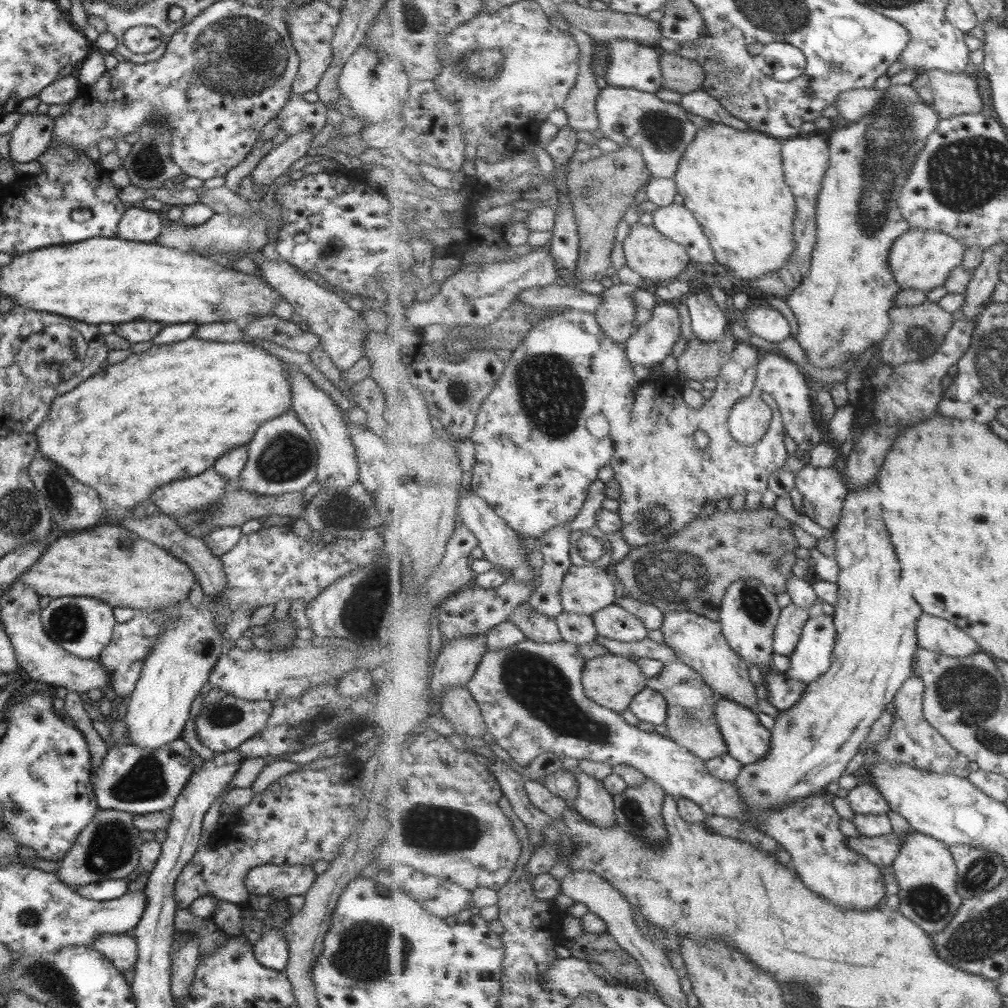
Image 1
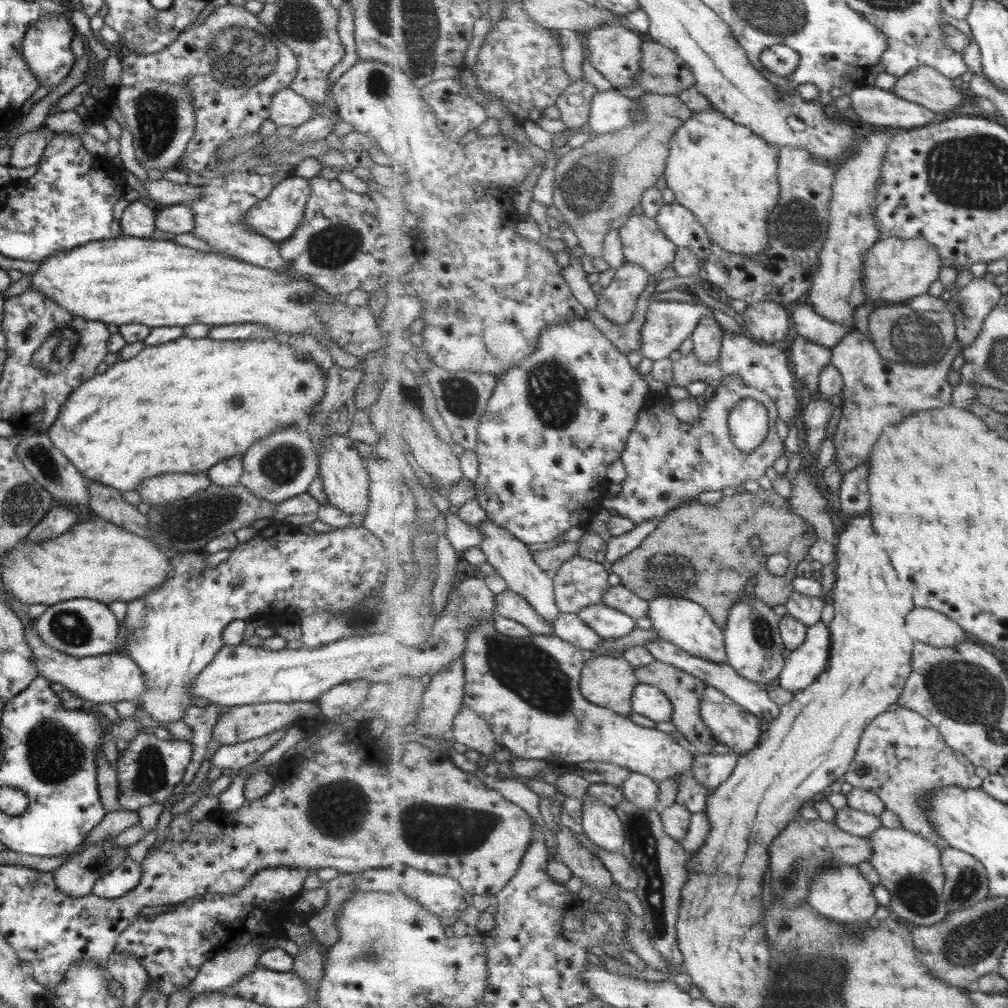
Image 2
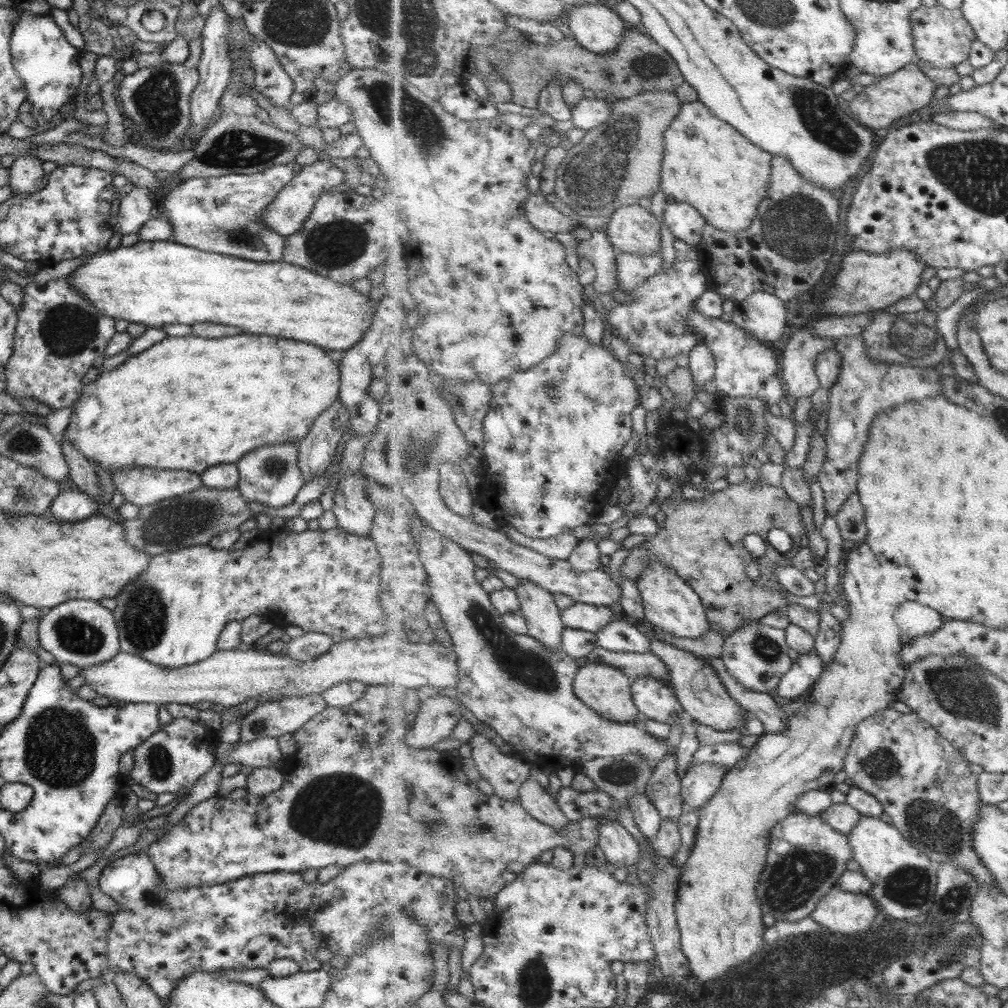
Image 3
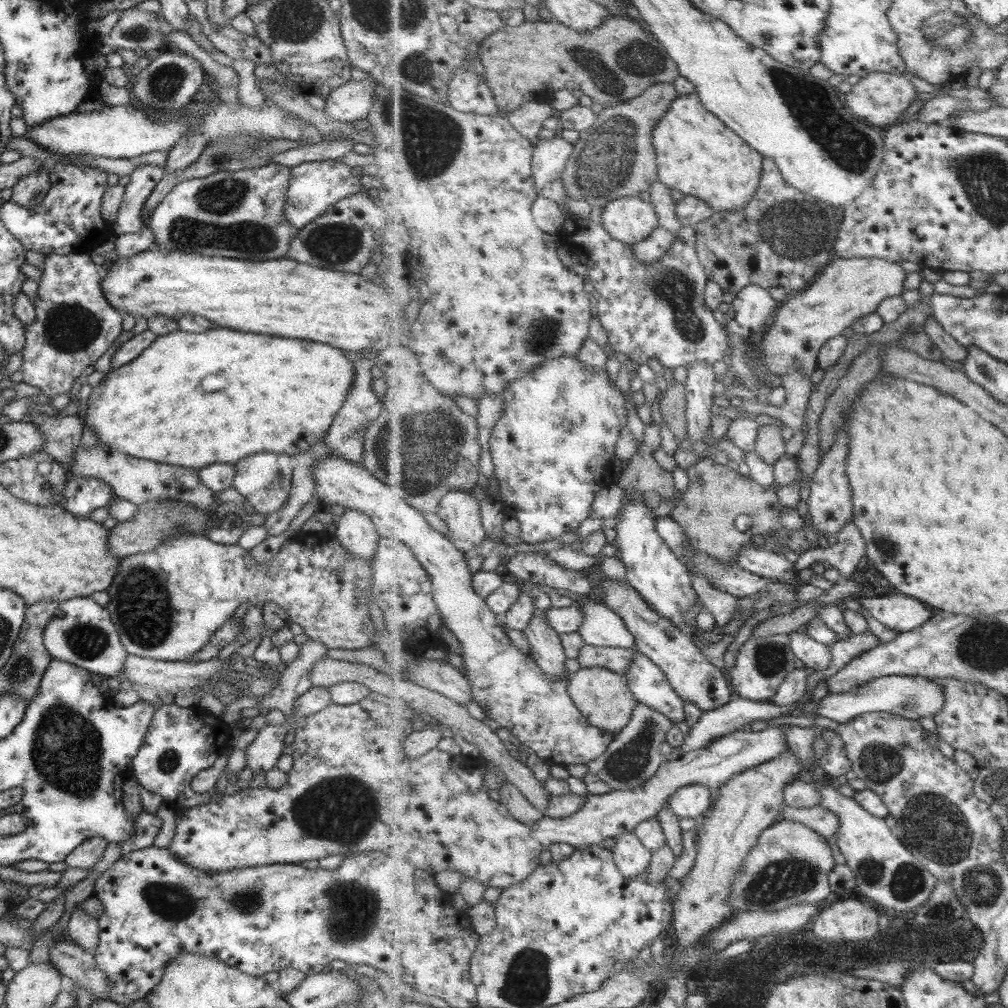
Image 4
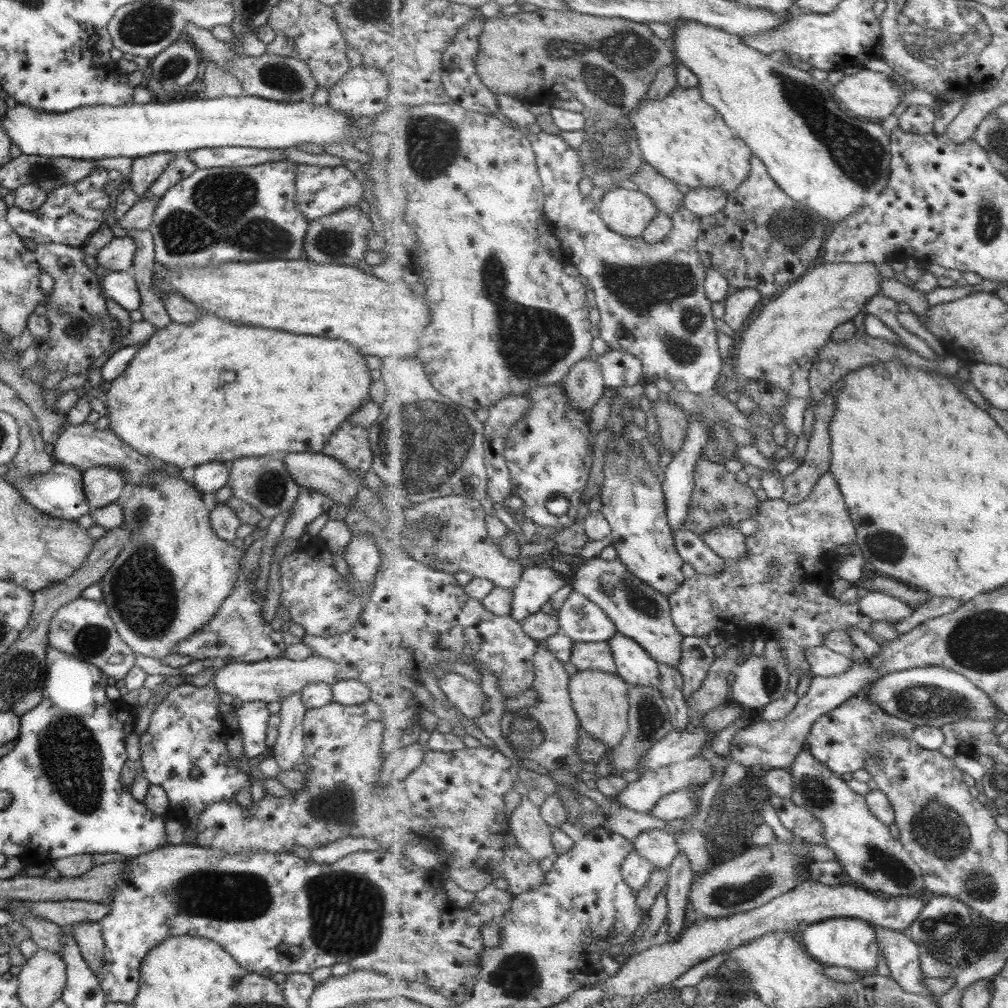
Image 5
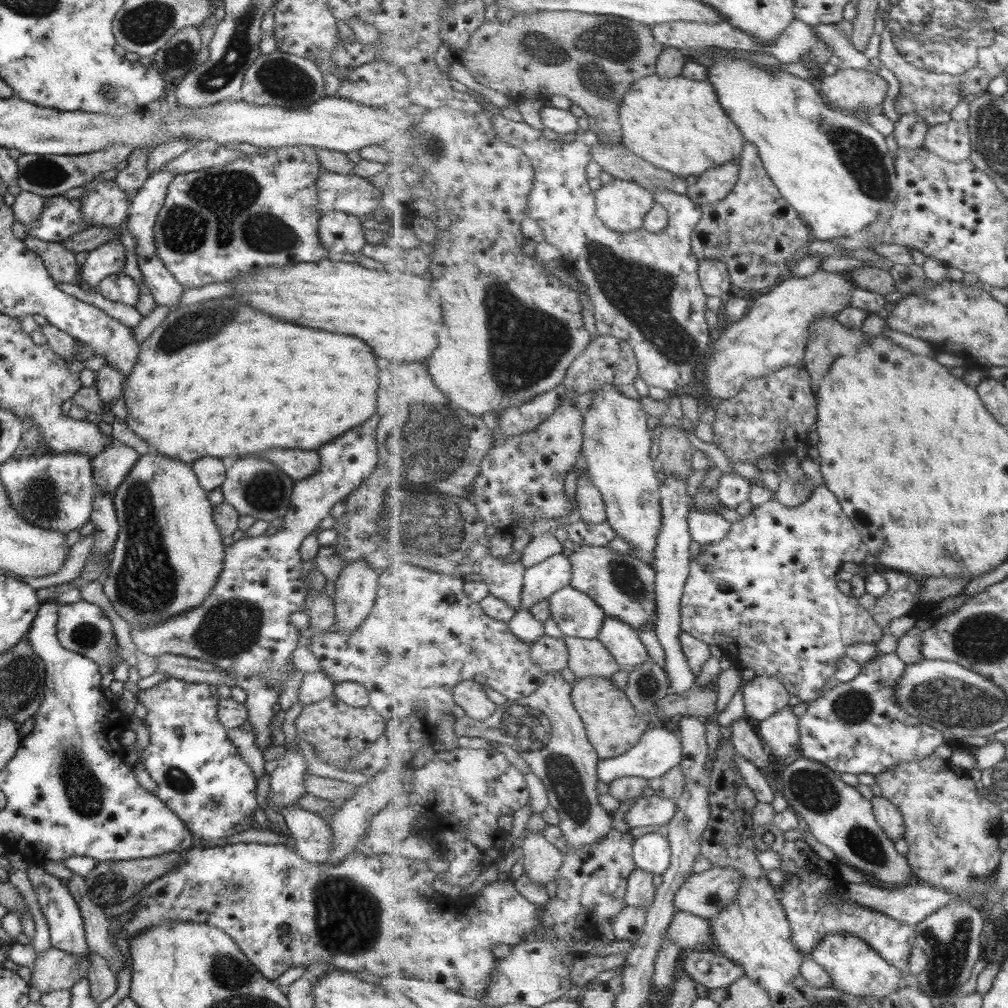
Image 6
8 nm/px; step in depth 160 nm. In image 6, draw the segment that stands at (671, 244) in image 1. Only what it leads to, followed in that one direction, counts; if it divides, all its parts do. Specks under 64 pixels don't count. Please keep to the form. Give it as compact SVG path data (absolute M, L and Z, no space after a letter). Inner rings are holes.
M614 179L596 192L599 218L611 230L641 230L649 211L656 205L655 194L632 180Z

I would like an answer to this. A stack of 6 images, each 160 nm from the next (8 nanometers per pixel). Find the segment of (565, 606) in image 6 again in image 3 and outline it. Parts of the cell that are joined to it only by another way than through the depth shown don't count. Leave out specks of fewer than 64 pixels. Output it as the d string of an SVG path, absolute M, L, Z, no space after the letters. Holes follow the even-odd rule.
M618 615L608 622L608 627L596 632L598 645L606 650L645 654L652 651L649 637L641 632L635 621Z

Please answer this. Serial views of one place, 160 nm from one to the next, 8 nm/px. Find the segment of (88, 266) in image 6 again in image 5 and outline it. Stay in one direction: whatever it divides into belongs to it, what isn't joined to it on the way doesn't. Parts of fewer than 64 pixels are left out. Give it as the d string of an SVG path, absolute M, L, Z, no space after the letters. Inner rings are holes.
M113 237L94 257L98 266L105 268L106 272L129 271L135 249L136 244L131 237Z

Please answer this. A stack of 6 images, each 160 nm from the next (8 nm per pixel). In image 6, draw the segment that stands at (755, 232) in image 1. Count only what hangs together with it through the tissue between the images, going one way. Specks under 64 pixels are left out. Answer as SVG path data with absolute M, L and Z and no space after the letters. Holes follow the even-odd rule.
M658 74L637 81L624 96L620 110L623 127L622 144L653 166L677 176L700 176L715 167L724 166L733 159L741 160L747 139L739 126L721 106L716 87L706 80L685 78L682 74L664 78Z

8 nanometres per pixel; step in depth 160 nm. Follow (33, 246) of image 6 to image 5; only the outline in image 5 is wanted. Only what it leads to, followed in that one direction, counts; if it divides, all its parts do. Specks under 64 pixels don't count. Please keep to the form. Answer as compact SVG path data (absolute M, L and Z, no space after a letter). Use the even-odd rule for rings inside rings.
M61 243L37 244L32 255L40 270L47 272L53 279L52 290L46 294L47 334L32 342L37 348L37 359L43 363L45 373L63 371L67 377L73 374L83 374L87 367L97 360L97 357L110 348L113 337L112 326L116 322L105 309L105 295L100 285L101 279L85 265L81 248L73 248Z

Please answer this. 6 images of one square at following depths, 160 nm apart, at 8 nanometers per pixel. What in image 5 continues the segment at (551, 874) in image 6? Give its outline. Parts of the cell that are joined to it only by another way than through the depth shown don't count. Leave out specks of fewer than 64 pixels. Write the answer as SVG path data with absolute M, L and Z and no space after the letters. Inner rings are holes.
M523 796L509 821L515 838L529 856L533 856L537 861L547 857L558 858L559 854L552 842L557 826L551 826L543 818L540 806L536 806L528 797Z

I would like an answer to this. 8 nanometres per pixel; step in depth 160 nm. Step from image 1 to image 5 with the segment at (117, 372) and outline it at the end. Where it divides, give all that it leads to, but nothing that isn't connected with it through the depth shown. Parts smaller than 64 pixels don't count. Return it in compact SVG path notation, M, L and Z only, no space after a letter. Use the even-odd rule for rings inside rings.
M199 309L198 319L189 323L169 323L165 328L155 331L133 355L133 359L127 364L125 370L113 381L106 383L105 390L105 412L109 421L108 430L125 445L136 450L141 456L157 460L167 466L172 465L177 469L196 467L205 462L218 462L229 464L237 458L260 457L265 455L280 456L285 453L300 453L311 451L319 453L329 440L331 432L341 424L341 420L349 418L365 400L369 401L367 394L371 378L369 370L361 358L361 354L341 340L323 340L317 336L293 336L285 334L281 330L265 330L265 328L249 328L249 326L233 326L229 322L223 322L210 312ZM221 372L235 372L235 382L221 384L217 376Z

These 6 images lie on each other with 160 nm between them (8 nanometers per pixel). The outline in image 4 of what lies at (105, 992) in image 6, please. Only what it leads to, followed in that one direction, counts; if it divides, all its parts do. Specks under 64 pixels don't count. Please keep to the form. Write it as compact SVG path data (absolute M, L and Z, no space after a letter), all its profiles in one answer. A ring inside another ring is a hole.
M79 903L71 912L66 932L68 938L75 945L85 951L93 952L98 941L98 922L95 918L91 918L89 914L83 912Z

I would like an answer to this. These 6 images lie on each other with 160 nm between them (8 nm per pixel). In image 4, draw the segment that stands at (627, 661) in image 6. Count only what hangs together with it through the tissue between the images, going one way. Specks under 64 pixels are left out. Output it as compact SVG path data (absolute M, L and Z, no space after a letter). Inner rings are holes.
M637 648L633 650L636 654L625 676L636 699L674 722L686 720L685 700L676 693L665 671Z

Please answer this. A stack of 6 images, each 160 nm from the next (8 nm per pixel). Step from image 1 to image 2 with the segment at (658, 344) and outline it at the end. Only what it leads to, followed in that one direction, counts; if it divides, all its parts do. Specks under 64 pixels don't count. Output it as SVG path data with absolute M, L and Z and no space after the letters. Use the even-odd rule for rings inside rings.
M651 300L641 329L640 348L644 357L652 362L663 360L663 358L669 359L671 352L679 350L681 344L687 338L692 338L692 334L699 321L703 317L710 317L712 314L711 309L701 303Z

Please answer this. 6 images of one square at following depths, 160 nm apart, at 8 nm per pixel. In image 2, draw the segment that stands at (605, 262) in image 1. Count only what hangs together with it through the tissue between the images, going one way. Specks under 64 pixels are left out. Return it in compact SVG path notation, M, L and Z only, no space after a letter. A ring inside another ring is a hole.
M648 93L637 98L638 112L643 117L640 124L632 124L615 133L597 135L586 141L581 147L571 149L562 156L557 164L554 188L554 211L564 217L578 238L579 246L590 258L604 255L607 233L612 229L613 220L631 215L631 210L641 204L644 192L653 188L657 180L663 177L668 166L670 142L676 130L683 126L692 116L692 111L681 97Z

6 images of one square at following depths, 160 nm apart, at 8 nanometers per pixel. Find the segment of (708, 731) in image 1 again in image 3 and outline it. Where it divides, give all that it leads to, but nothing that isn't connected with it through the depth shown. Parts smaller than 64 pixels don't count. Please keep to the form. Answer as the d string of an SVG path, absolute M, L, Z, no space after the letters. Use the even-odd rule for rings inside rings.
M600 645L587 656L588 662L603 663L622 670L633 681L641 676L652 676L671 686L670 668L653 651L645 654L606 650Z

